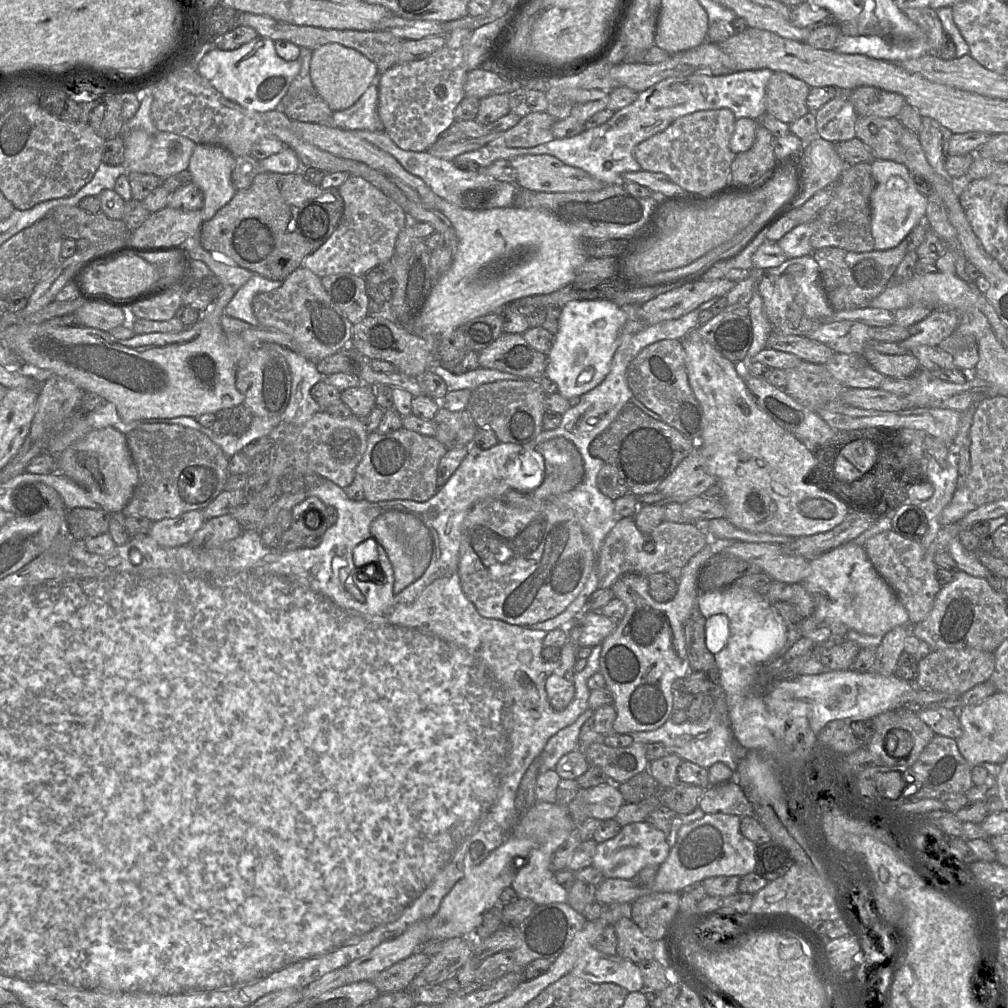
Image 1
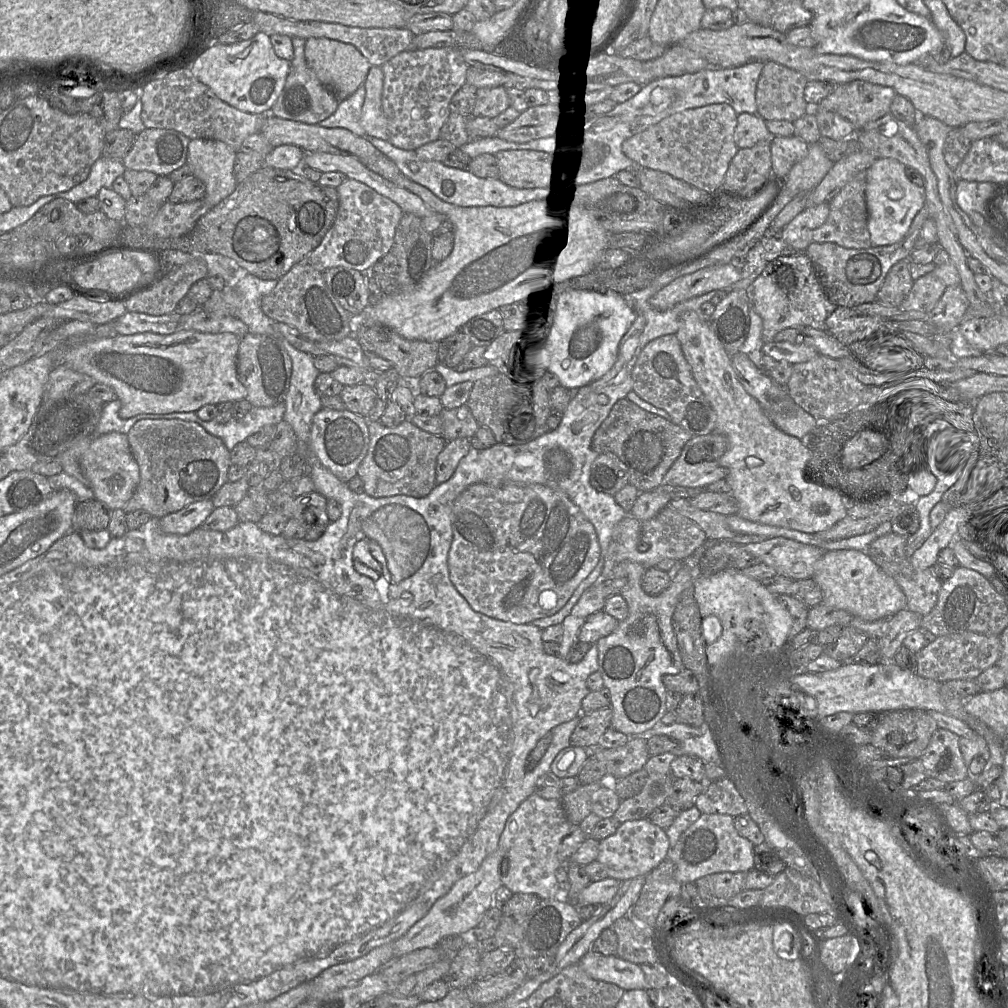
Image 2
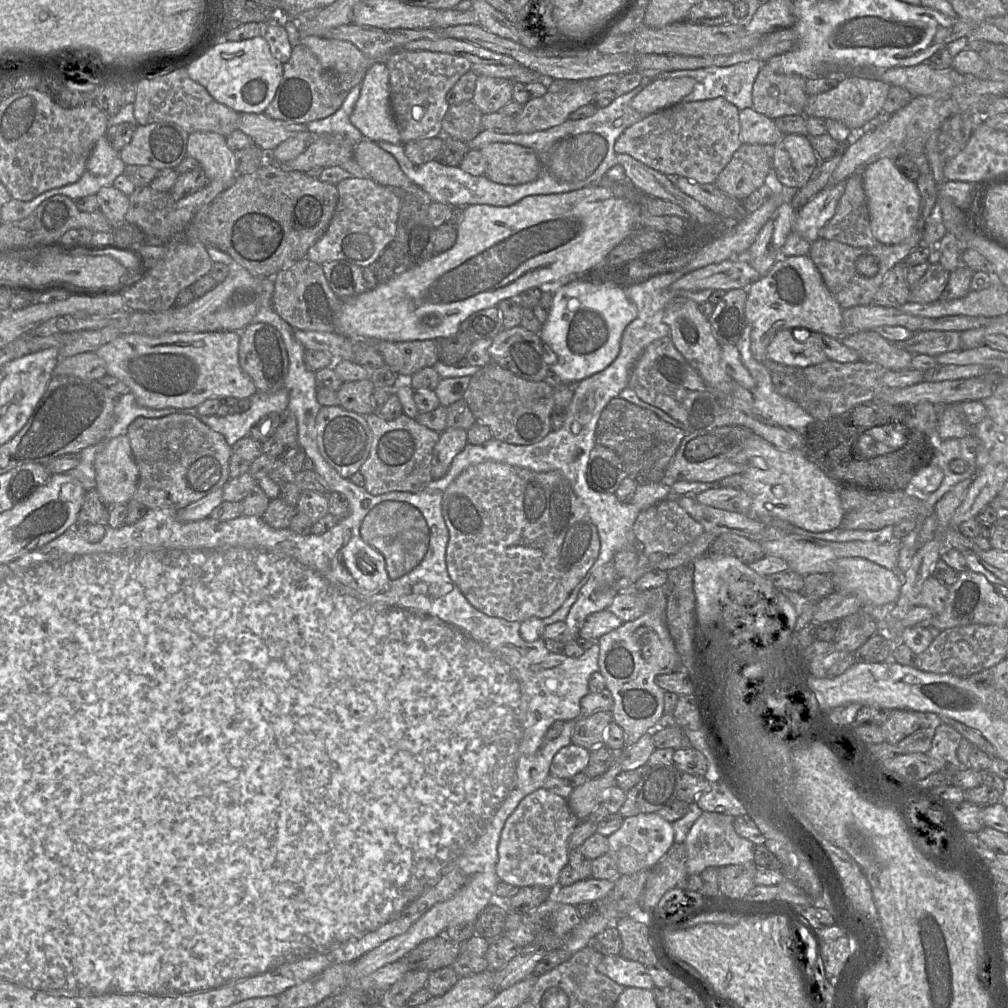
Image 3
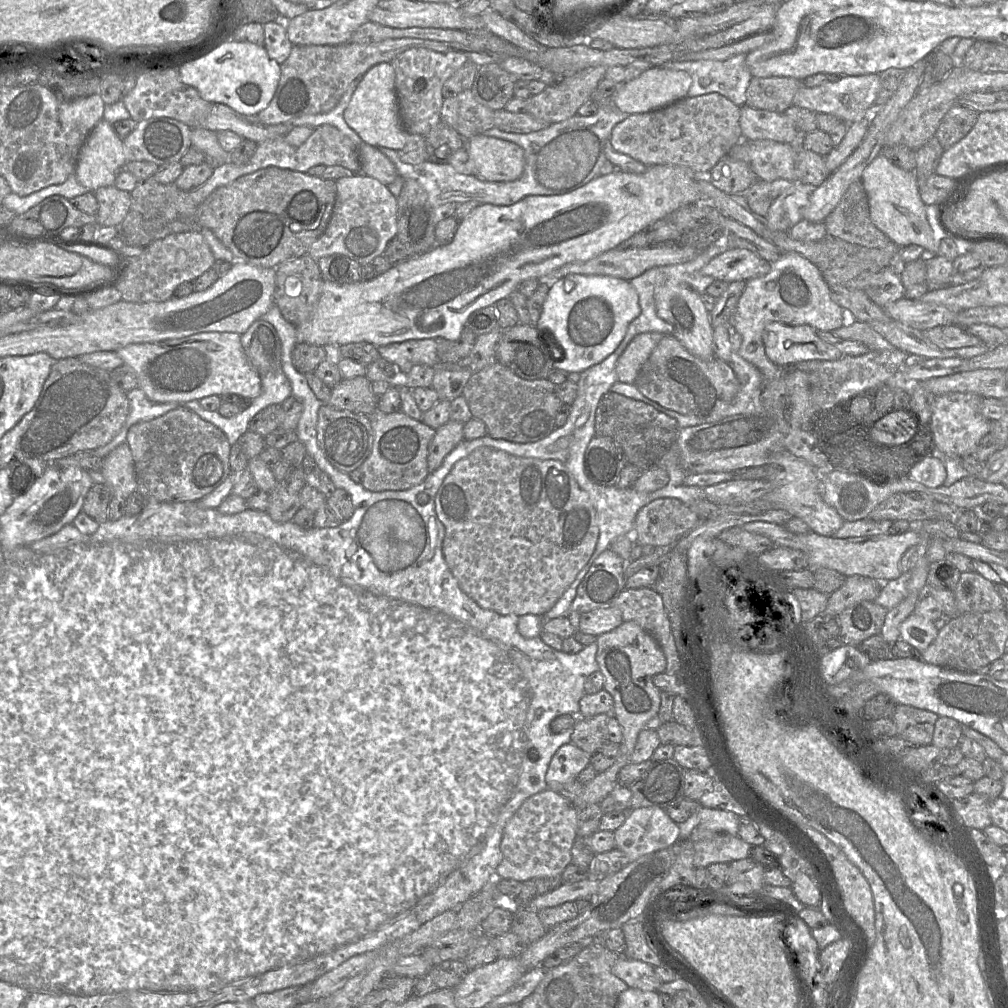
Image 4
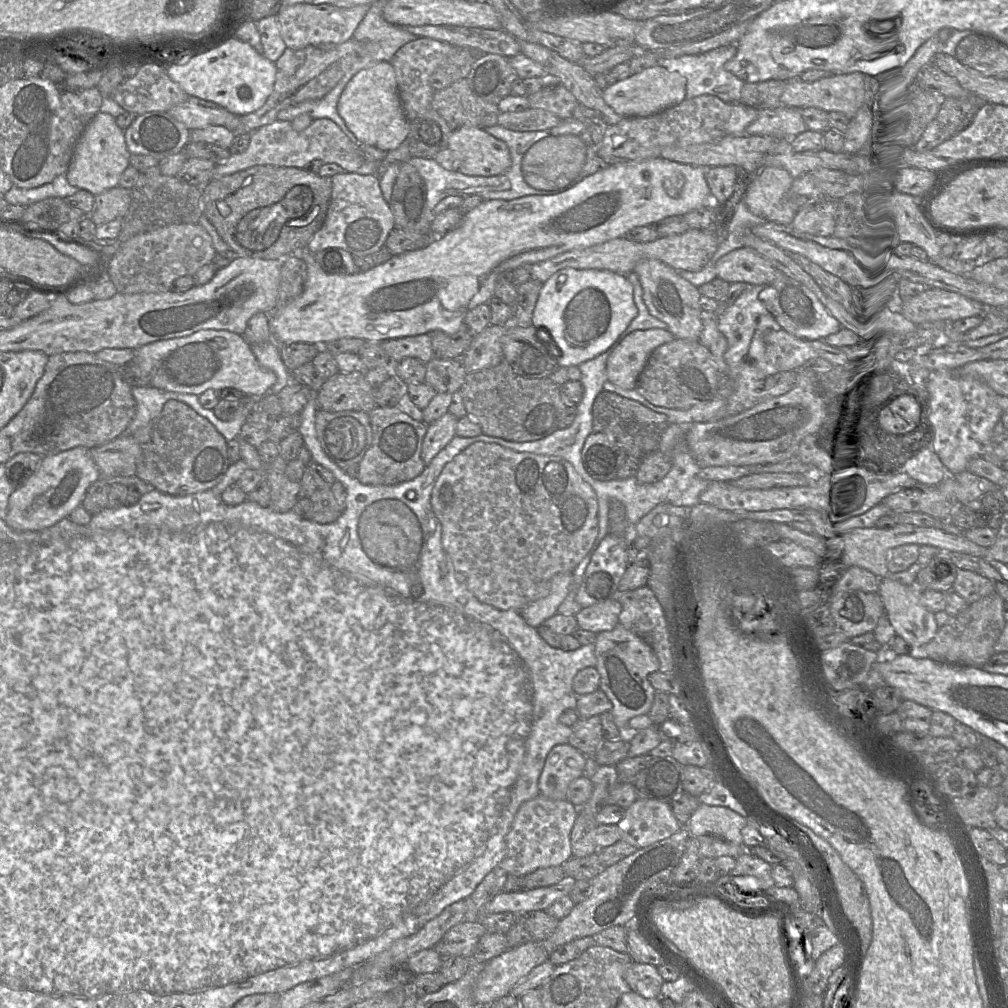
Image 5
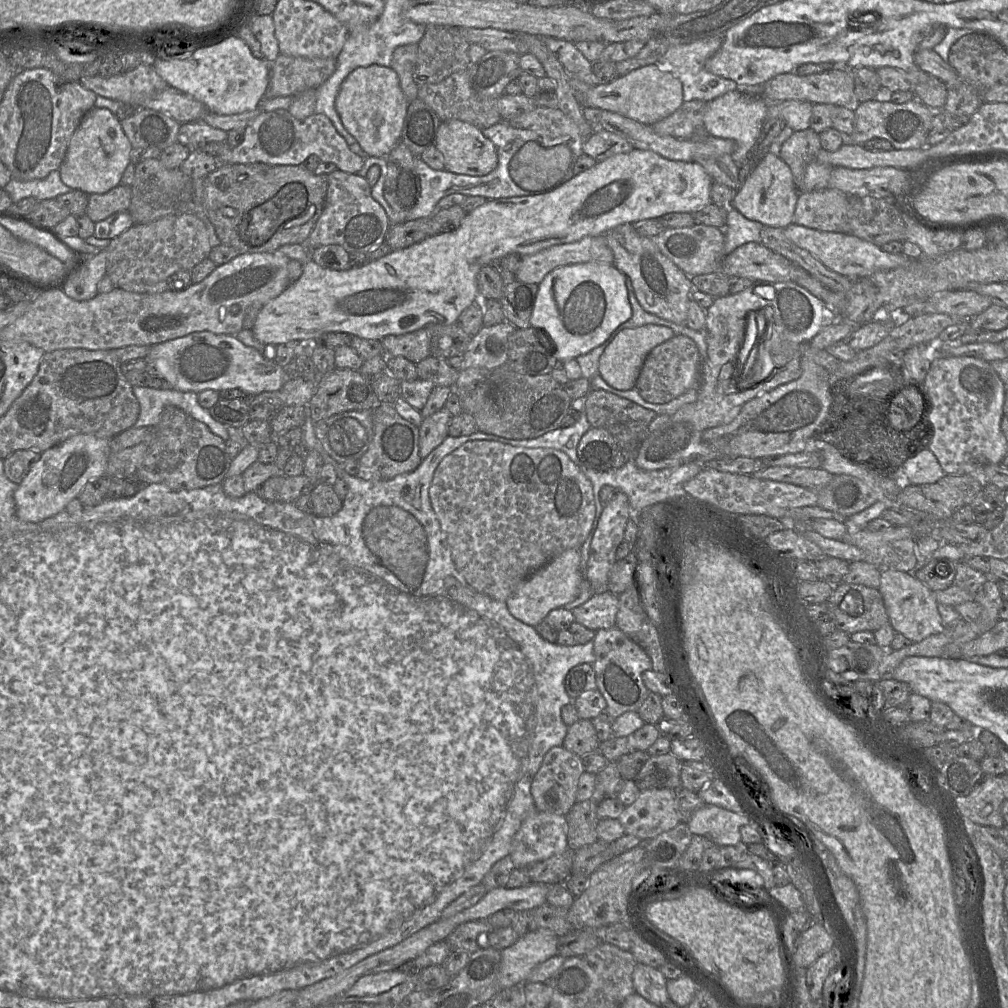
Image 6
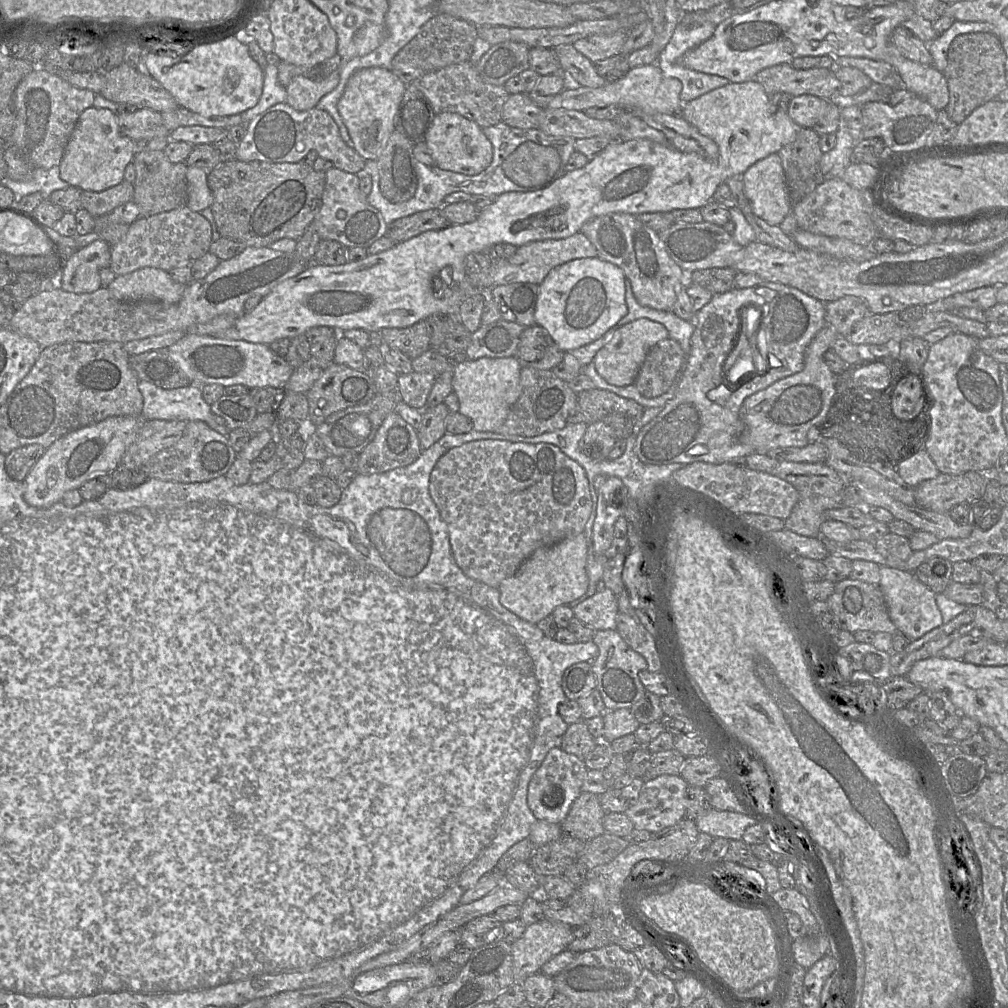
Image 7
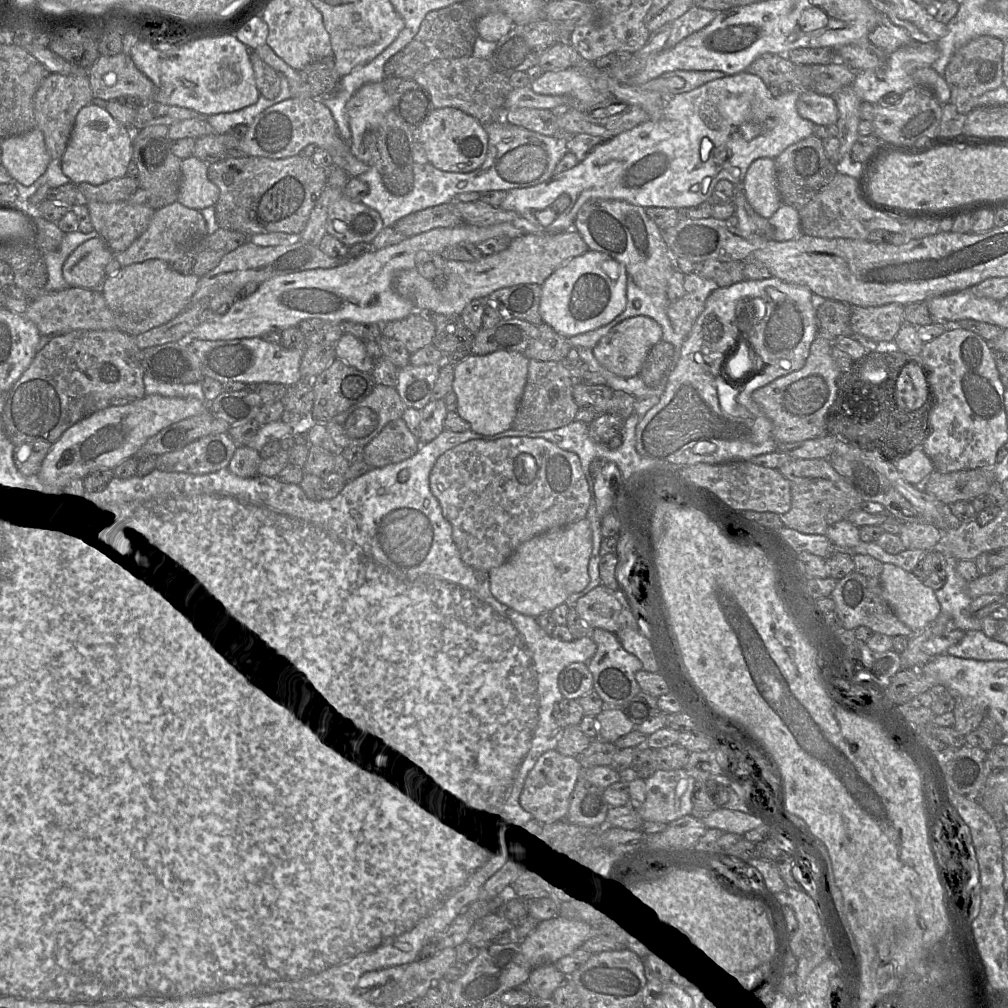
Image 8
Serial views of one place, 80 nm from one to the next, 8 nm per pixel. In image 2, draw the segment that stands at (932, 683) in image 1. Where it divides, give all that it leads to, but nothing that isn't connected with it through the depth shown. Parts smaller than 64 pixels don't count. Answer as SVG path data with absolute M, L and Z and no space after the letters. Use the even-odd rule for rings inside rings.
M965 632L950 636L929 637L929 643L916 654L916 673L941 684L951 680L976 679L989 667L996 665L1002 650L1001 638Z

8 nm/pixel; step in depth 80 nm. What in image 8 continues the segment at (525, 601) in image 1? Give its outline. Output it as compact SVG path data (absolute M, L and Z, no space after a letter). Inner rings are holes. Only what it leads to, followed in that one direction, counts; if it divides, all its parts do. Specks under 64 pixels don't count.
M504 437L492 441L472 439L461 443L439 456L430 471L429 481L431 492L439 501L444 517L452 525L453 540L459 550L462 561L475 570L487 573L504 564L522 543L534 536L585 518L591 500L588 482L579 457L573 452L563 450L556 444L538 437Z

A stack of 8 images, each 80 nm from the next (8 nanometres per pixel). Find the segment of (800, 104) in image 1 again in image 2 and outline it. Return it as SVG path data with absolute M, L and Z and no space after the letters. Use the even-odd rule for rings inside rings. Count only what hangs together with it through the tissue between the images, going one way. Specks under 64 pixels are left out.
M773 61L765 62L756 88L757 114L765 121L795 122L810 110L804 95L807 83L800 72Z

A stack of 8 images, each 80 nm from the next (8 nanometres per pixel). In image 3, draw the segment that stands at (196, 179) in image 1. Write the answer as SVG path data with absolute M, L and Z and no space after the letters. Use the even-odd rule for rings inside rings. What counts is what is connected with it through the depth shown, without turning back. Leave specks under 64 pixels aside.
M198 131L188 136L187 154L194 158L210 180L219 180L230 186L238 171L234 152L227 146L226 137L214 132Z

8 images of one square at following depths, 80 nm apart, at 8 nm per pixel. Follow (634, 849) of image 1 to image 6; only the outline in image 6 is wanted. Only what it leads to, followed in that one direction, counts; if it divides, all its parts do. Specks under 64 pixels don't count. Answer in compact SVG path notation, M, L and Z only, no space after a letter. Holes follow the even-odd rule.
M651 788L640 791L638 798L626 806L618 818L625 834L633 835L641 840L651 839L676 827L680 822L678 793L669 788Z

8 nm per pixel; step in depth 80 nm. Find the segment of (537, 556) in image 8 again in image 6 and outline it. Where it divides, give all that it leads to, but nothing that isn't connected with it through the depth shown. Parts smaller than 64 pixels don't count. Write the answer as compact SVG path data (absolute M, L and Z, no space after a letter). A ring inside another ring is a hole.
M568 549L530 575L505 602L515 618L535 627L552 610L573 601L579 594L581 582L580 549Z

